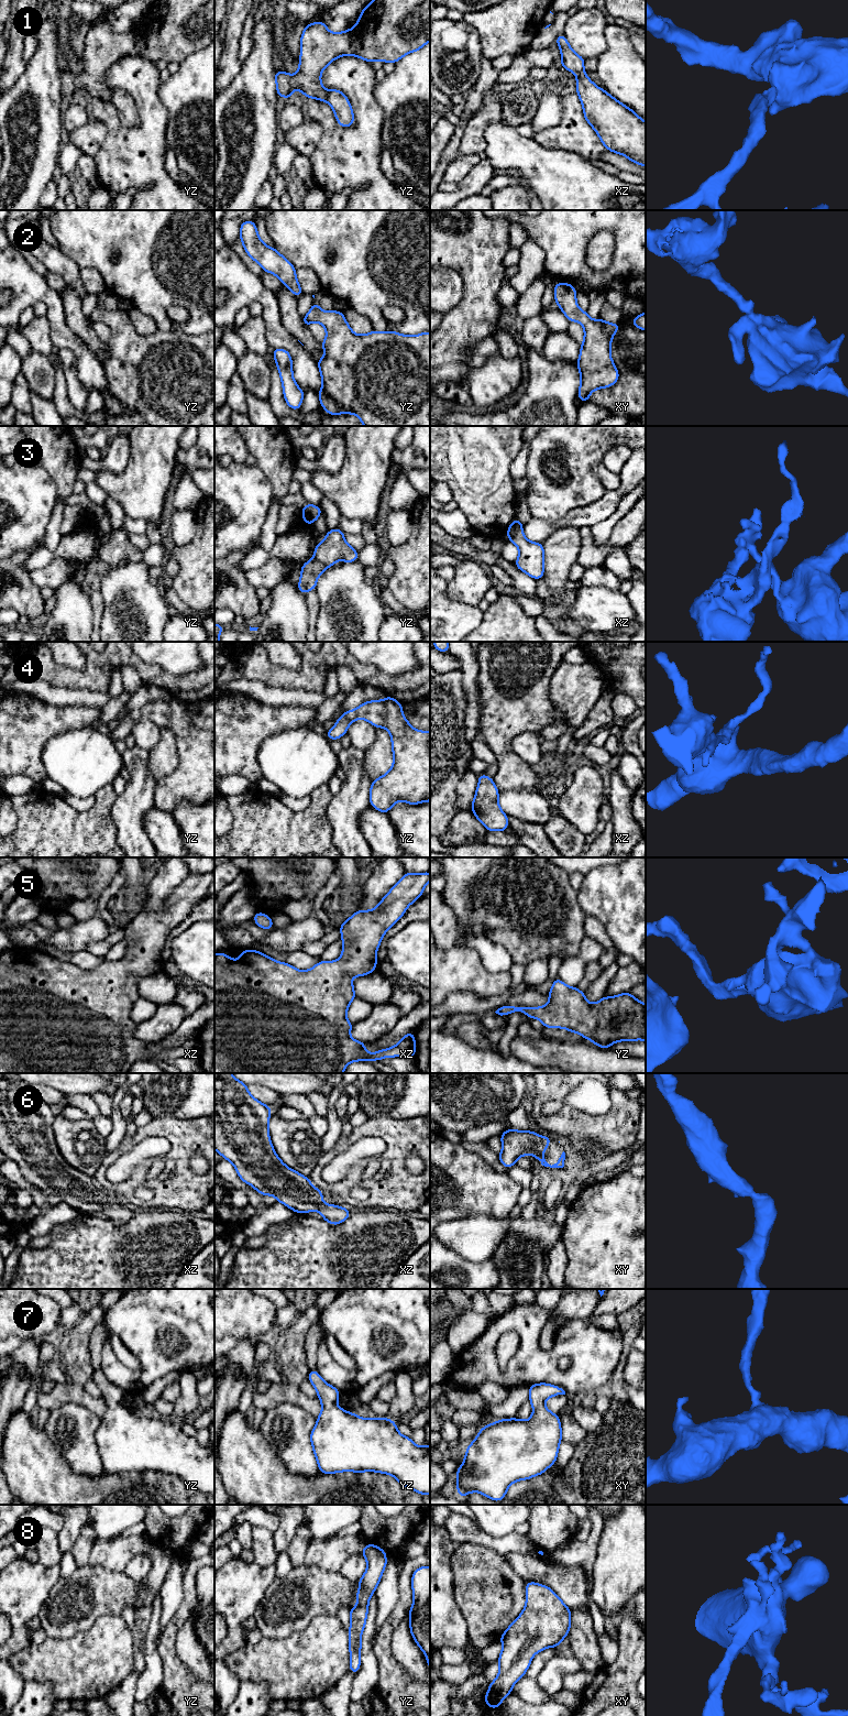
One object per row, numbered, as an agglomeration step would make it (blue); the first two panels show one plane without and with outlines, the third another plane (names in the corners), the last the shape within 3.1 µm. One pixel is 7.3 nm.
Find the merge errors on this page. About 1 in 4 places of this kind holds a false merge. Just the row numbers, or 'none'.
3

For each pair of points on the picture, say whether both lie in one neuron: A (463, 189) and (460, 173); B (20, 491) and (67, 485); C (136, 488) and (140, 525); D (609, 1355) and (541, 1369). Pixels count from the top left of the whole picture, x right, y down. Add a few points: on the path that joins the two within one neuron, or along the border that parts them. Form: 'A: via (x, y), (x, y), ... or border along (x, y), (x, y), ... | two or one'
A: border along (478, 161), (455, 184) | two
B: border along (46, 470), (55, 483), (58, 495) | two
C: border along (125, 514), (134, 518), (142, 518), (146, 523) | two
D: via (593, 1365), (582, 1376), (558, 1376) | one

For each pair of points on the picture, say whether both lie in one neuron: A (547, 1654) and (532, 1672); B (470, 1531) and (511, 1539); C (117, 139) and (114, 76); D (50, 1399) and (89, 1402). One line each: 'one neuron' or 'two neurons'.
A: one neuron
B: one neuron
C: one neuron
D: one neuron

